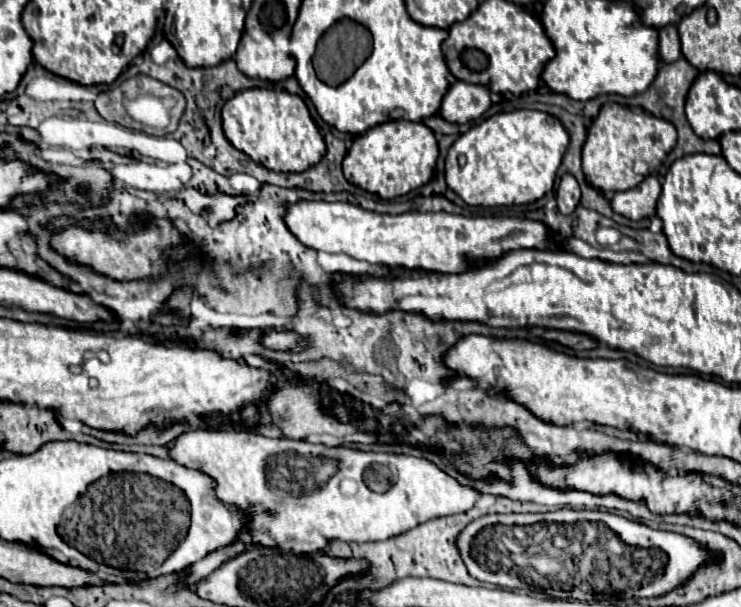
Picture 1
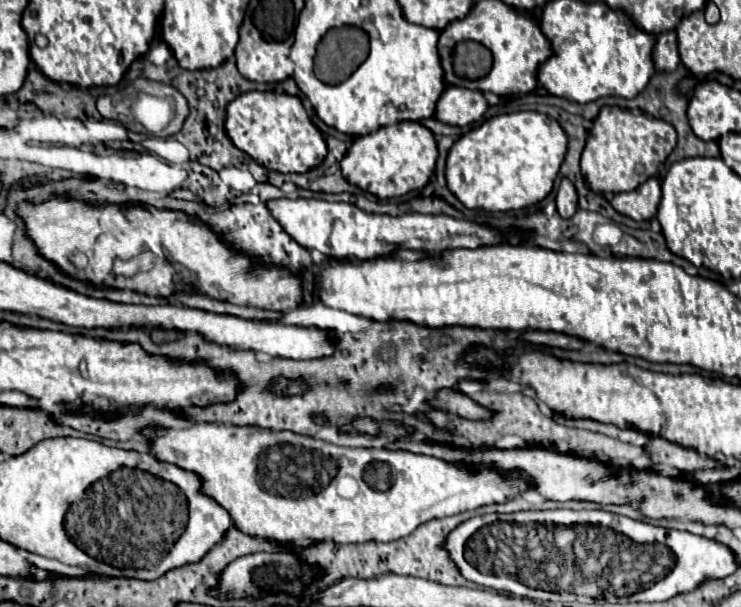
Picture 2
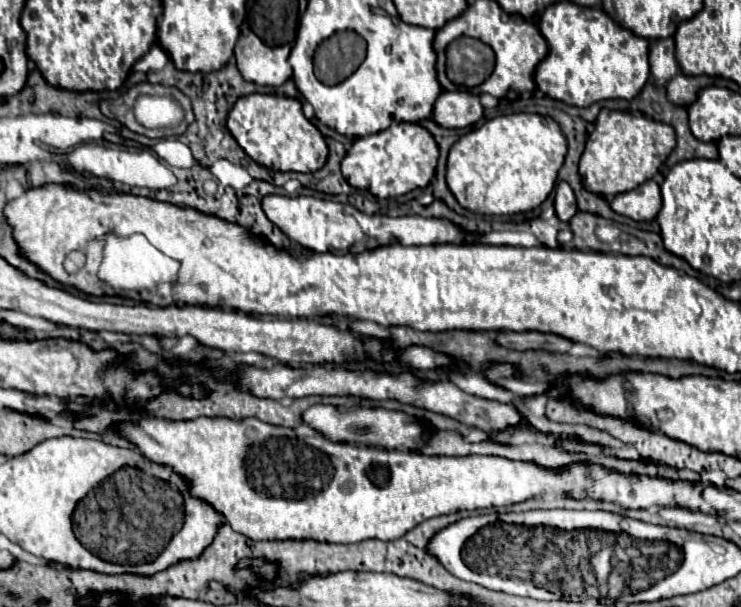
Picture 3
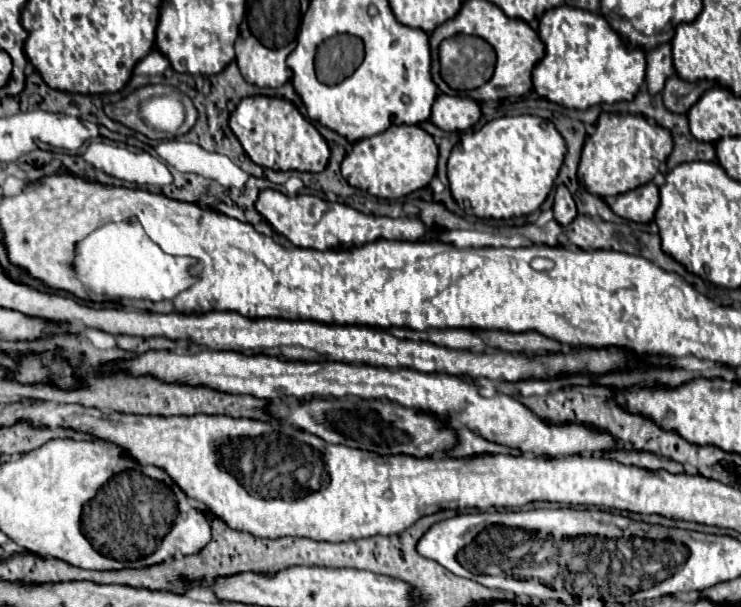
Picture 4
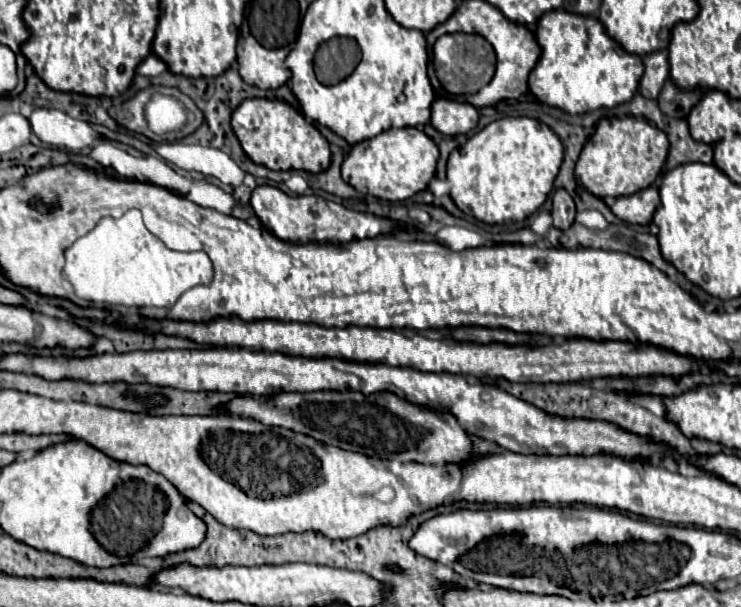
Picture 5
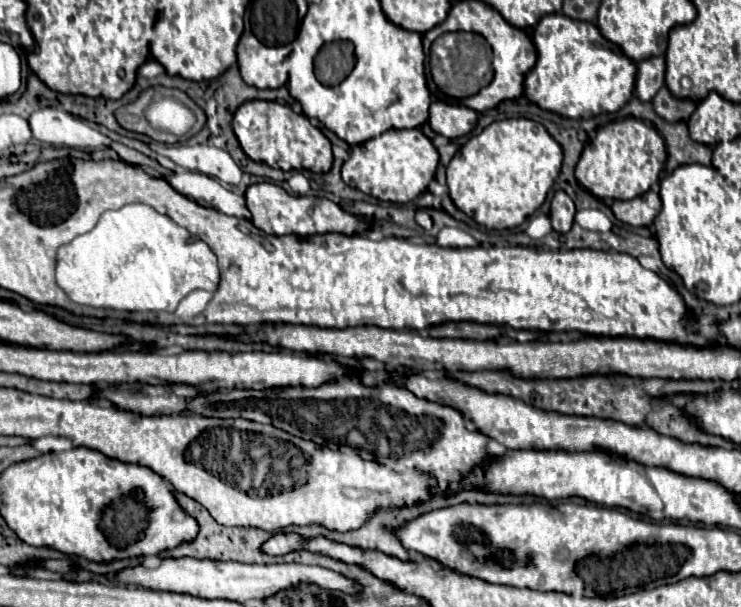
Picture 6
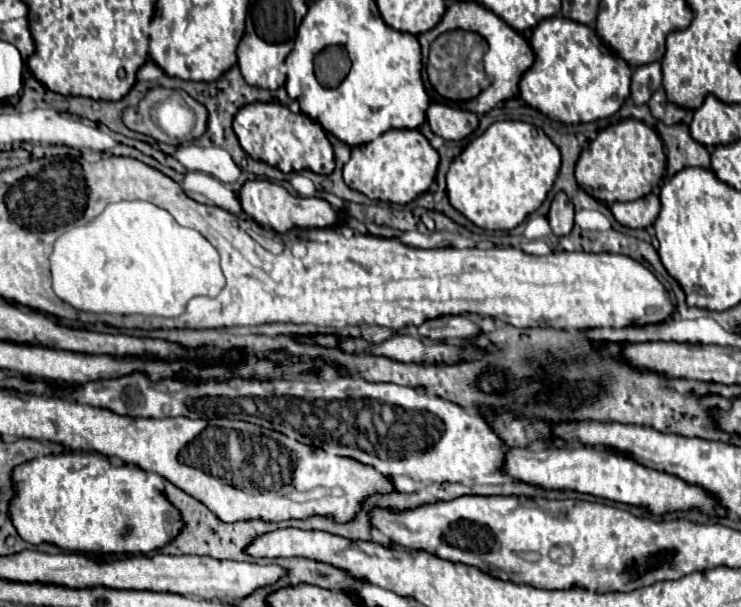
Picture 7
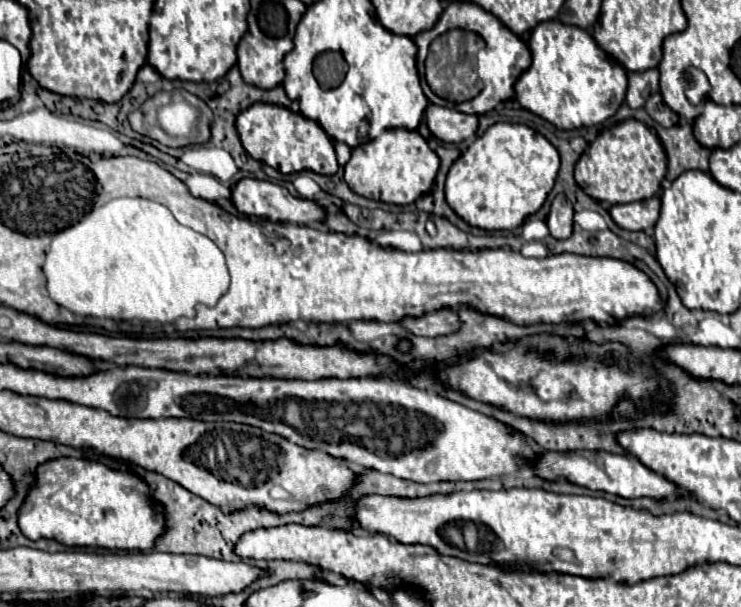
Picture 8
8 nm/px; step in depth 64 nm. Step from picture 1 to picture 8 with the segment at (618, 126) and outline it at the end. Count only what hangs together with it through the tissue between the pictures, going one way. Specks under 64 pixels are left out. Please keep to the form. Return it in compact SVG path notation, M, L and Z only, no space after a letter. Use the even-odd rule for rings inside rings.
M630 118L624 122L618 122L616 126L604 130L590 146L588 146L588 154L584 150L584 154L580 156L578 164L576 164L576 182L578 186L592 196L594 200L600 202L610 202L610 204L626 204L626 202L636 202L636 200L644 200L650 198L654 194L658 194L660 190L660 182L666 174L666 152L662 148L662 142L658 140L658 136L642 122Z

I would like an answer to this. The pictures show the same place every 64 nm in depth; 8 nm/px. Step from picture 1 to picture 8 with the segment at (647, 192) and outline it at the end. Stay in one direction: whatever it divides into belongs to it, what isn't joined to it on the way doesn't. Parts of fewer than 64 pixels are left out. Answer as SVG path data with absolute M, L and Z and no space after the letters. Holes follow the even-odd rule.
M652 196L630 204L614 204L610 208L614 222L624 230L648 230L656 224L660 214L660 198Z

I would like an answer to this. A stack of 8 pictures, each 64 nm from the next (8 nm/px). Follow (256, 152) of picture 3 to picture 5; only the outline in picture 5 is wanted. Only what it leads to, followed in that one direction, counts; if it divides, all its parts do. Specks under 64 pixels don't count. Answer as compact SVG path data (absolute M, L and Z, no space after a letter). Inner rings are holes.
M268 98L244 100L232 114L232 128L250 160L270 170L292 168L318 174L330 166L328 140L316 130L314 124L306 122L306 118L286 102Z

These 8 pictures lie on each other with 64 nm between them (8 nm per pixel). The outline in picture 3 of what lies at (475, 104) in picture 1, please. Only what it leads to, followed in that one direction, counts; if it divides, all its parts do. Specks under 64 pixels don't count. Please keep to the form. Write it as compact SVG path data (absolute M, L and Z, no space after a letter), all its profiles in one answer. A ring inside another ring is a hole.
M442 92L434 104L432 120L444 128L466 128L482 118L480 98L472 92Z

